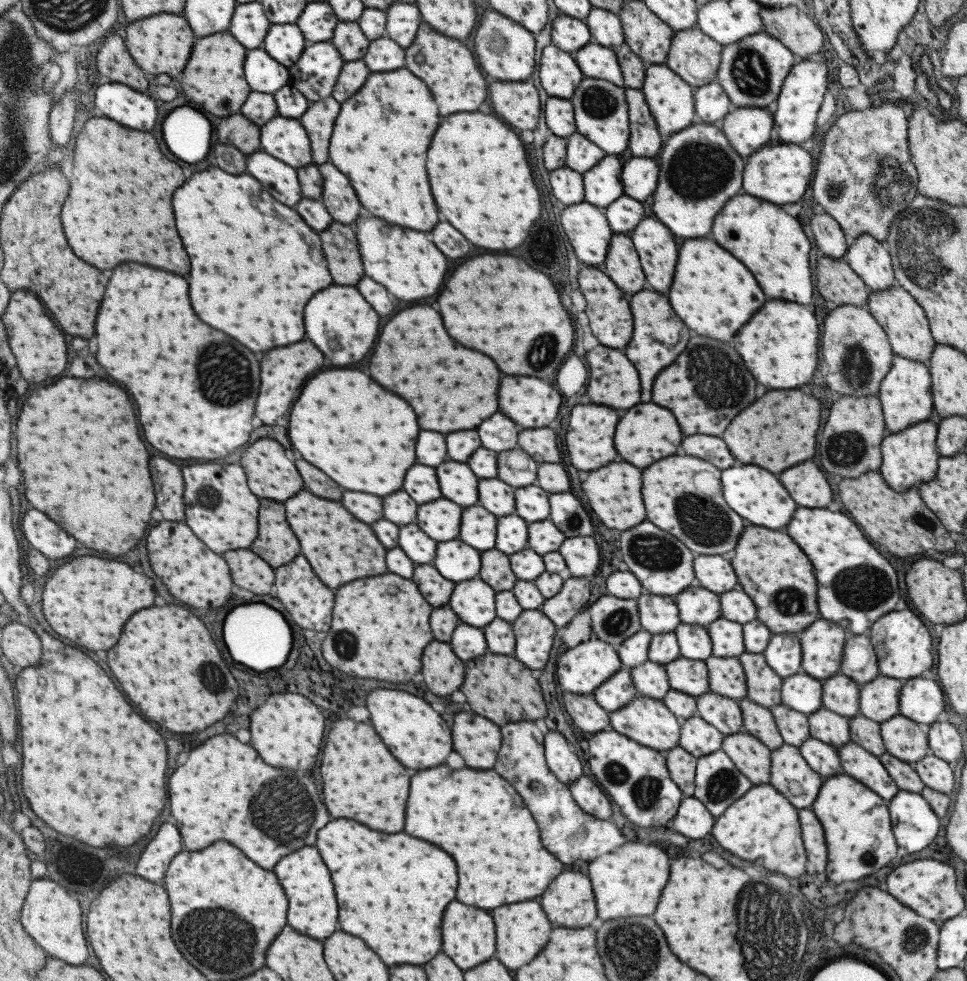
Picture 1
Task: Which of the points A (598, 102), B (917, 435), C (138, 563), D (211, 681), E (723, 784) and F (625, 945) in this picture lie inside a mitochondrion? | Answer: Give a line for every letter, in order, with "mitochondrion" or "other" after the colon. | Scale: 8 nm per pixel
A: mitochondrion
B: other
C: other
D: mitochondrion
E: mitochondrion
F: mitochondrion

